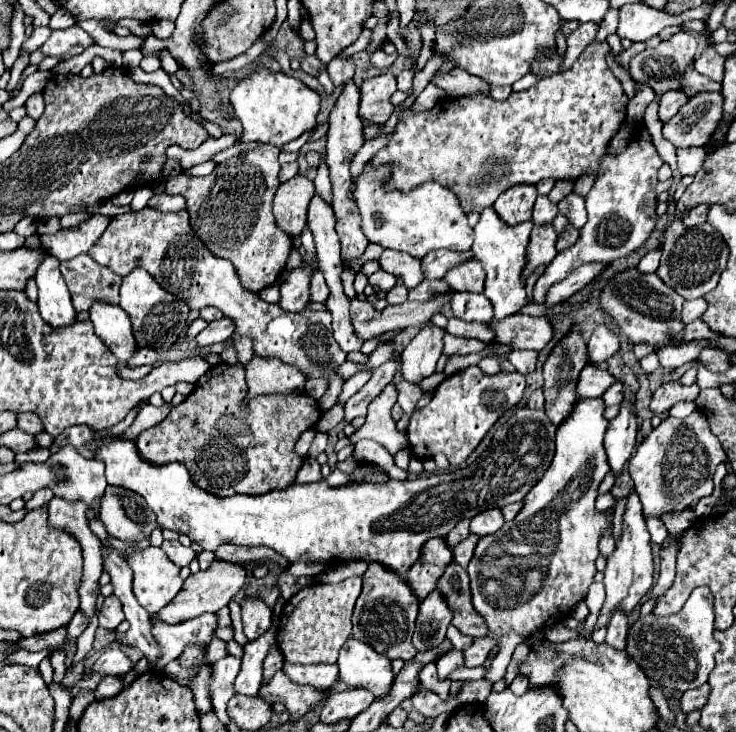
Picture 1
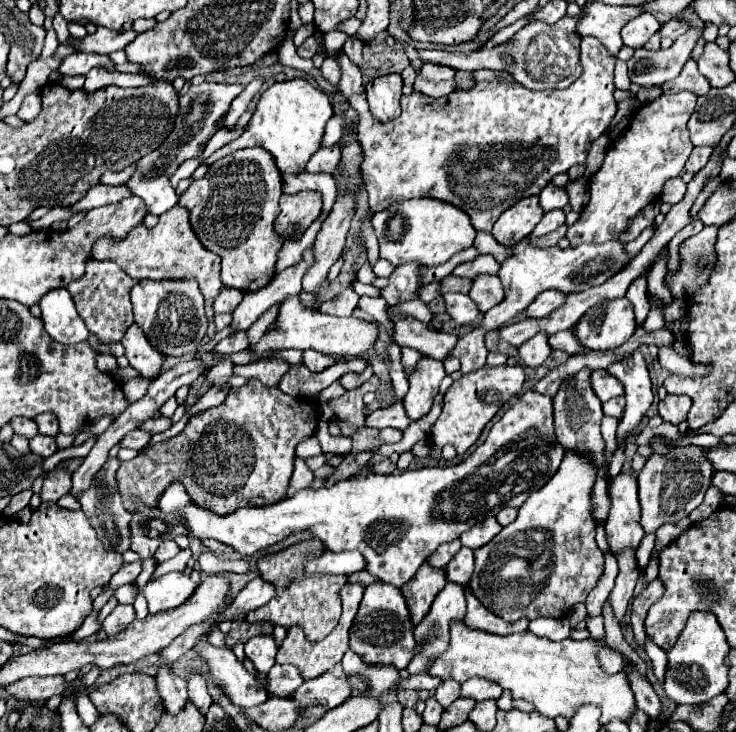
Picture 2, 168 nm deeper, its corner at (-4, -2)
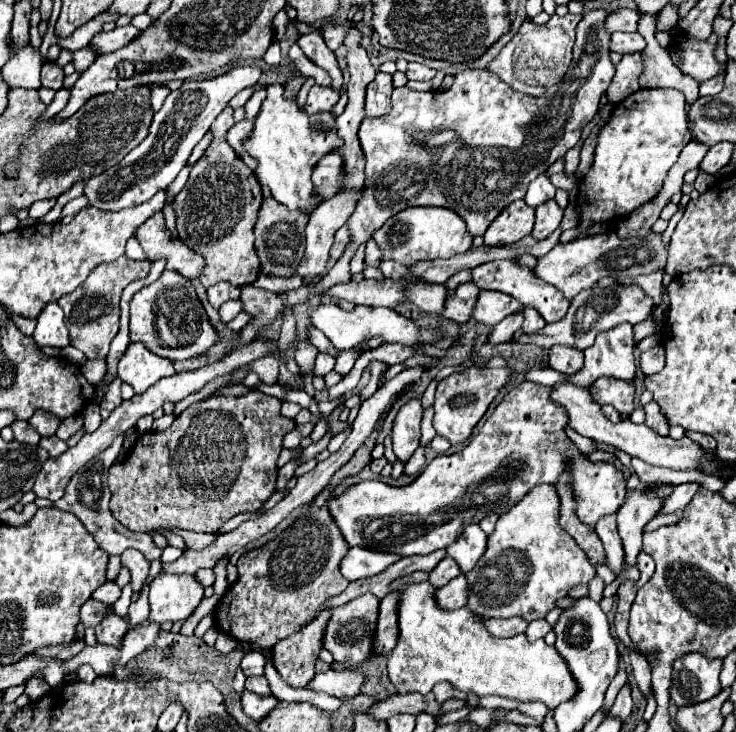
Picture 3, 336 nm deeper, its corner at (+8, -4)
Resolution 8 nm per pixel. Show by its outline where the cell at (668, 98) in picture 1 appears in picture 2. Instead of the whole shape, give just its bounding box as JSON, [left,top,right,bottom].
[566,92,698,246]

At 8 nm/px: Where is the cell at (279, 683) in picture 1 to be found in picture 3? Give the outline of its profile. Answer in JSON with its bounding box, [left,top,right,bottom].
[306,670,364,698]

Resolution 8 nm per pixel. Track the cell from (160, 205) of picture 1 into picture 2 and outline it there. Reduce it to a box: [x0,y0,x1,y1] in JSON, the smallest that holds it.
[126,82,244,216]

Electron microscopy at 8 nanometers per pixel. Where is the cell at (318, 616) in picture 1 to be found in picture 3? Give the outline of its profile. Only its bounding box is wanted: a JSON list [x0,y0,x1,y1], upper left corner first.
[272,608,332,688]

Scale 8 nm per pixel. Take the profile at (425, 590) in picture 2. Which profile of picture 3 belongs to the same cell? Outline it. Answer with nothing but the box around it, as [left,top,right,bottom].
[374,592,400,654]

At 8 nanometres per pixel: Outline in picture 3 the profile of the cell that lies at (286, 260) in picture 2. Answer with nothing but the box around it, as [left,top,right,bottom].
[312,152,342,200]

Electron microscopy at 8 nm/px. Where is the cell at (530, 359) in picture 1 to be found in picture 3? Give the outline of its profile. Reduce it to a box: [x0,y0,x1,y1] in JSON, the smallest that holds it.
[522,308,546,334]

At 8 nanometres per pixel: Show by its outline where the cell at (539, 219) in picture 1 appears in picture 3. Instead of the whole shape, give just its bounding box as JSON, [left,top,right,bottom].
[524,174,556,208]

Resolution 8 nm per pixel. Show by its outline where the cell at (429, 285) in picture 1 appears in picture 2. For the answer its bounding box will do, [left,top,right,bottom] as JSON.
[442,276,472,294]

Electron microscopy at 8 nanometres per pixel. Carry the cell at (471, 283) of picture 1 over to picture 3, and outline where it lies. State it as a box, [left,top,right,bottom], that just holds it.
[472,290,522,326]

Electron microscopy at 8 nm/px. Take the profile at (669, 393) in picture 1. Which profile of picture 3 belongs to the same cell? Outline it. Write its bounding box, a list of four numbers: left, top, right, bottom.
[644,400,668,436]

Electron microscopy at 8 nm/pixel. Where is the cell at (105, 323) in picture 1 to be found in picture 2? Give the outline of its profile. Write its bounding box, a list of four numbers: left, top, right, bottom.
[122,324,166,380]

